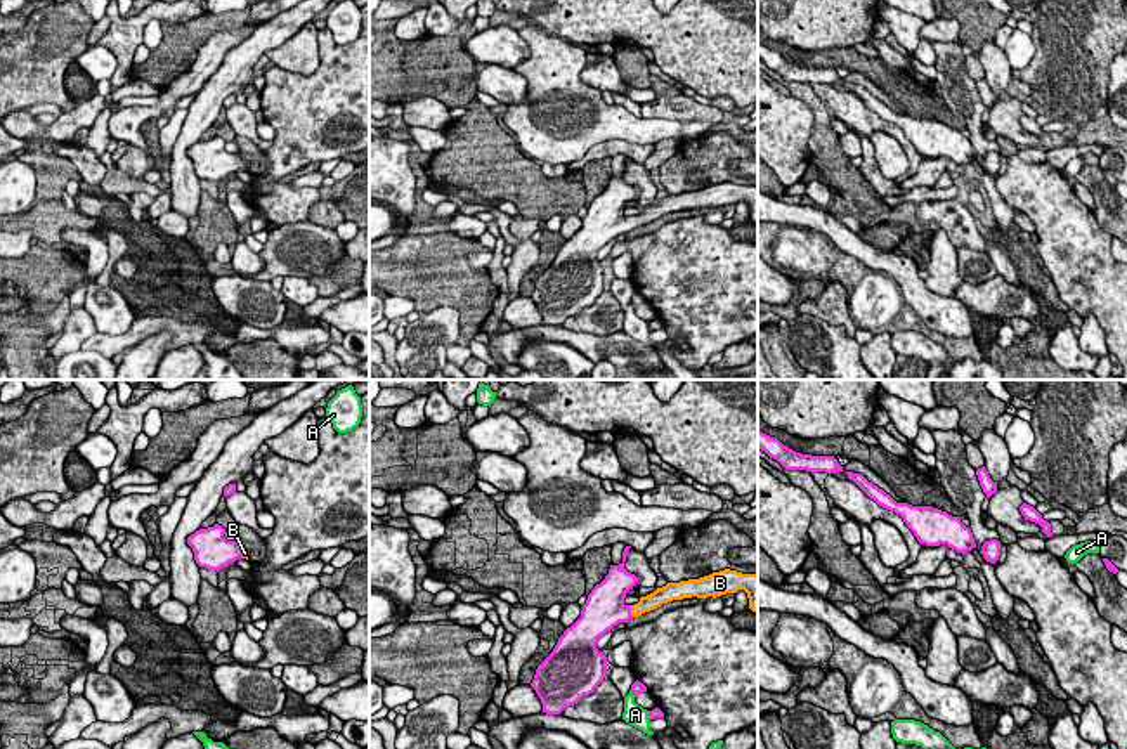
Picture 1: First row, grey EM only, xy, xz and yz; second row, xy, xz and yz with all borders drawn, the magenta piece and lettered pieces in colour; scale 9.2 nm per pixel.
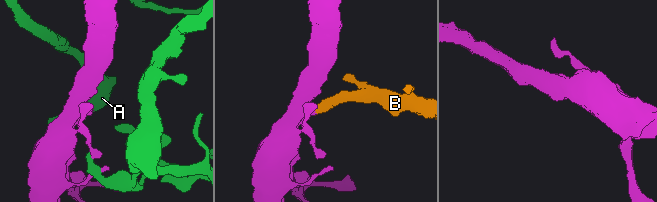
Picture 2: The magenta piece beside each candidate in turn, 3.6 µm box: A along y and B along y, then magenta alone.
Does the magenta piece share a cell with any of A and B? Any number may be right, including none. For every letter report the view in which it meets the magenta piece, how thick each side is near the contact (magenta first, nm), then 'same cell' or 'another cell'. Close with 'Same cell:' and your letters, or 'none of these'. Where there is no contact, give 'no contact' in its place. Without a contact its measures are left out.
A: contact in xz; calibres 100 and 200 nm; another cell
B: contact in xz; calibres 380 and 140 nm; same cell
Same cell: B

